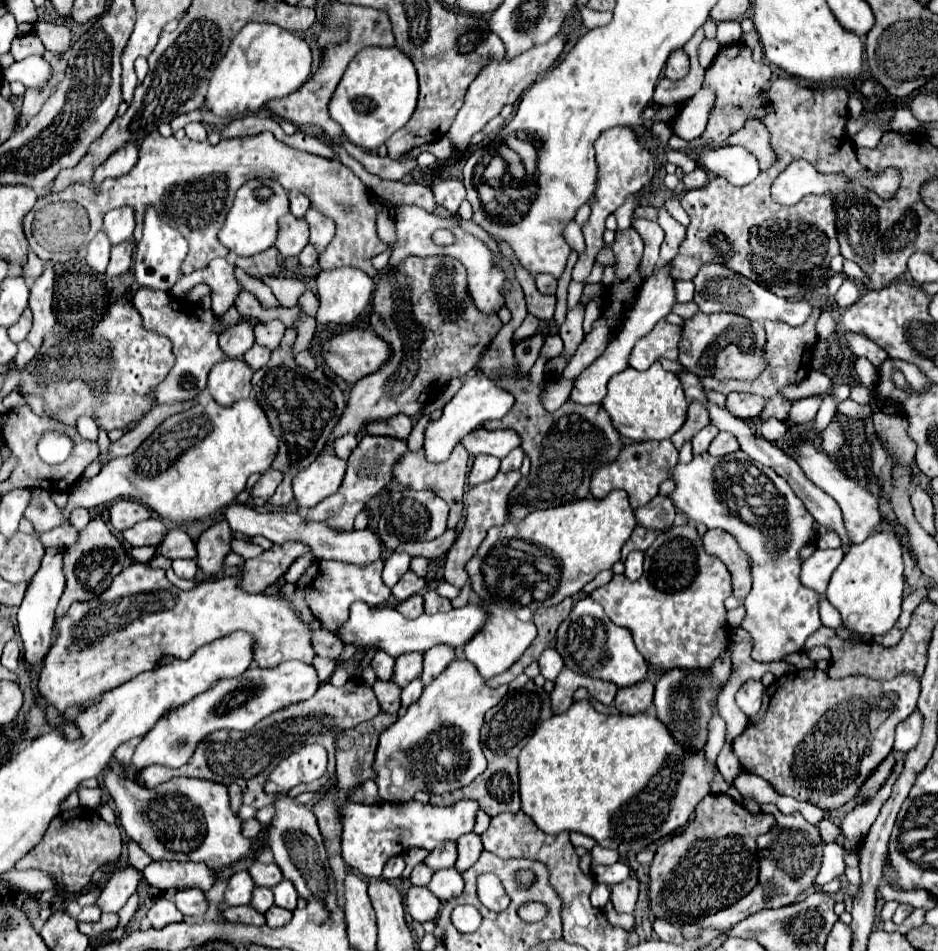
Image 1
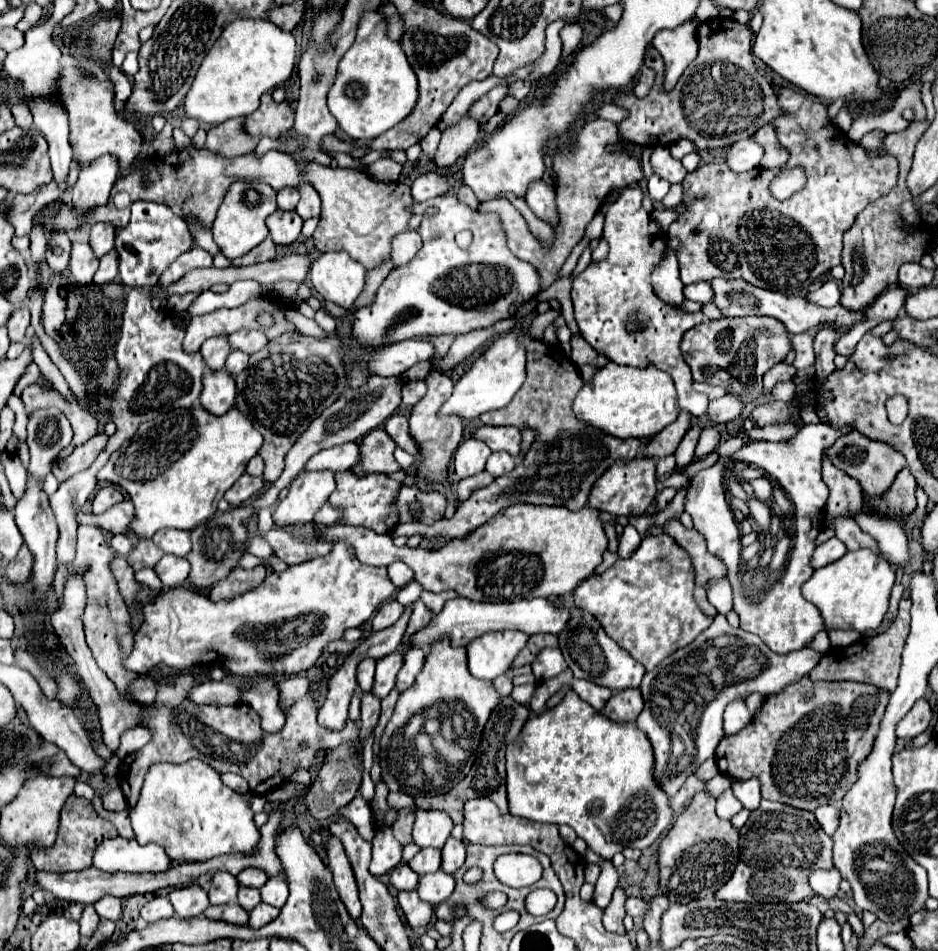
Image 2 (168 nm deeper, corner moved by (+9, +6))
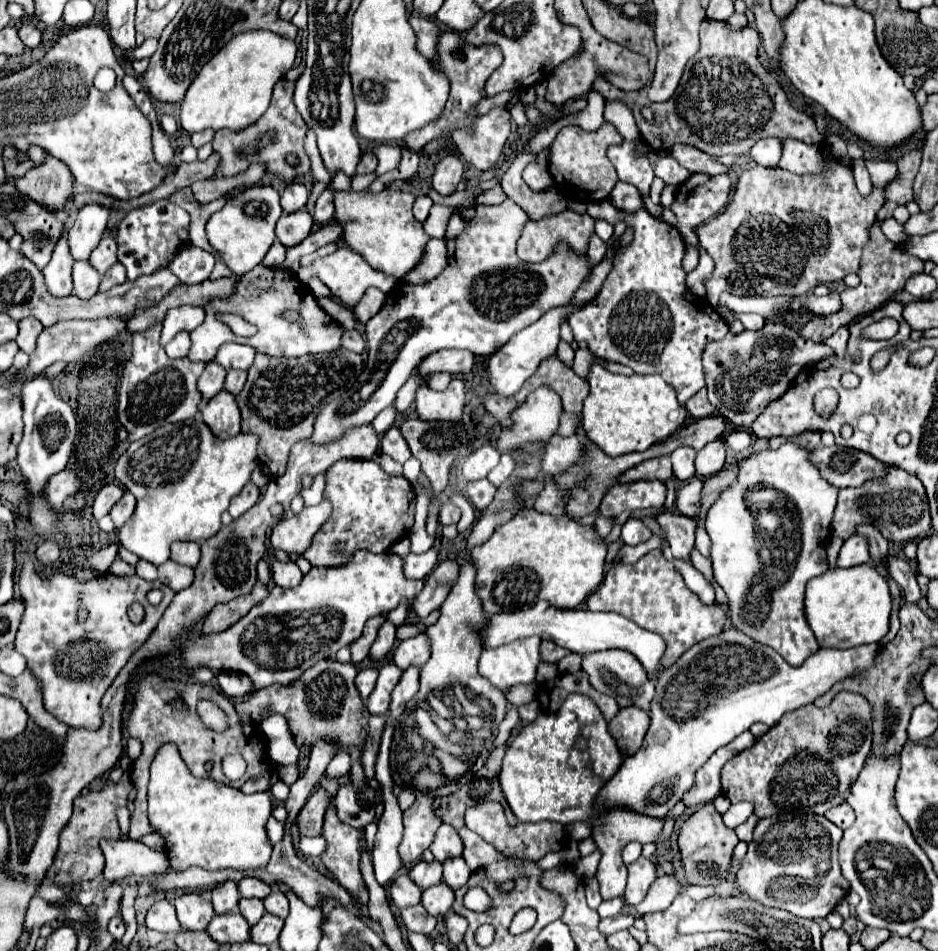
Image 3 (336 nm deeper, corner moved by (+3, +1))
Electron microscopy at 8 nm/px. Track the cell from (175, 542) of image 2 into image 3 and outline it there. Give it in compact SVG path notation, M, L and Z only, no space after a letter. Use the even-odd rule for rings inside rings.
M175 542L171 546L171 560L183 566L195 568L199 564L199 558L201 558L201 550L199 550L199 544L195 542Z

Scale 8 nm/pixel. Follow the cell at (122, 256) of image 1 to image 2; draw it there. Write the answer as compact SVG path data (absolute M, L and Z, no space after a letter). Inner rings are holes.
M111 249L109 253L105 253L101 257L101 265L93 277L93 283L97 285L107 285L107 283L113 283L119 275L119 255L115 249Z

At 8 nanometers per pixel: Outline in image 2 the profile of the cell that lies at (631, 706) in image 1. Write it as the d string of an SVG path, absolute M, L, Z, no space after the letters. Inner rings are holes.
M623 689L611 695L603 713L611 721L635 721L643 709L643 699L639 689Z

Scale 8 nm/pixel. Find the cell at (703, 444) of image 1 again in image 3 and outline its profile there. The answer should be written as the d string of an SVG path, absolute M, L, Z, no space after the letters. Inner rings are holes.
M683 446L683 448L673 450L673 454L669 458L671 458L671 464L673 464L673 476L675 478L691 480L695 476L695 466L693 466L695 452L693 450Z

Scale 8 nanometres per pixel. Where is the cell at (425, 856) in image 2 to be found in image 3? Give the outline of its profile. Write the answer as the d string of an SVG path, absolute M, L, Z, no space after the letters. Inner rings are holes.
M421 860L421 862L417 862L411 870L409 870L409 878L421 888L421 890L425 890L425 888L431 888L431 886L435 886L435 884L439 884L441 882L441 862L425 862L425 860Z

